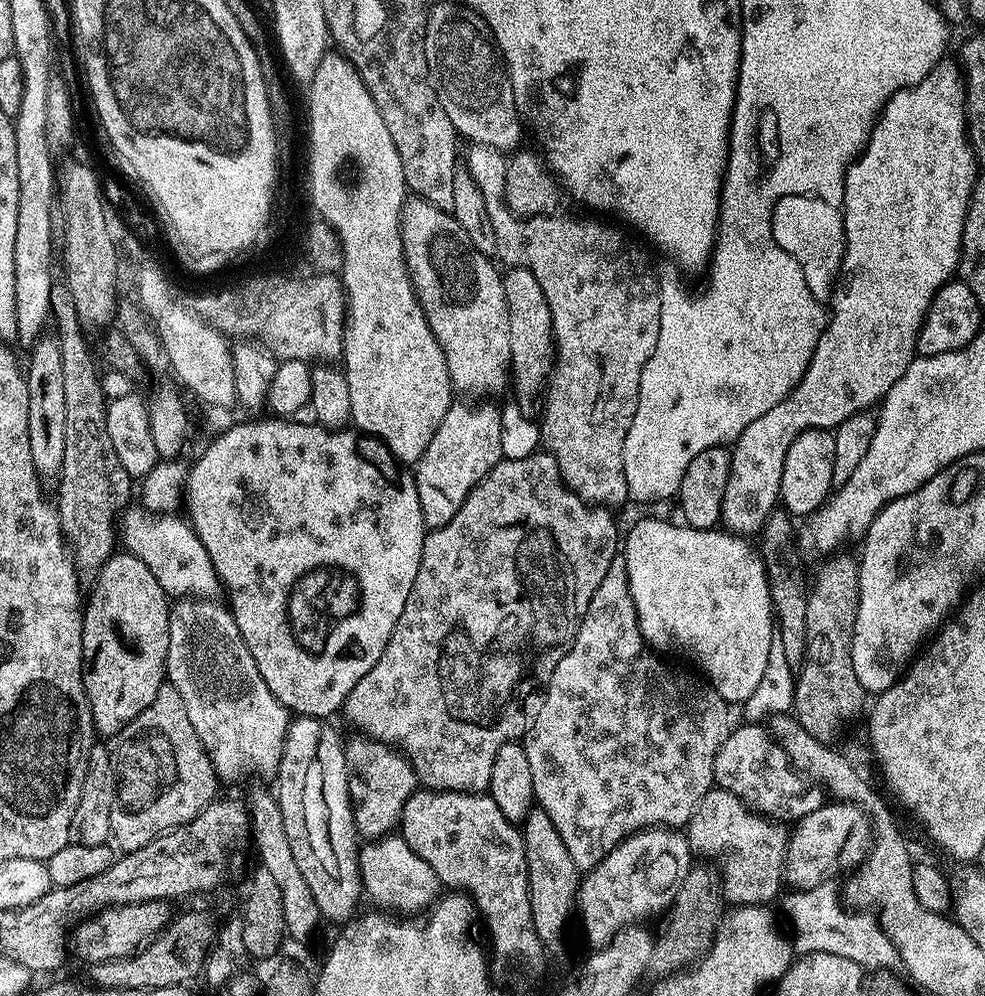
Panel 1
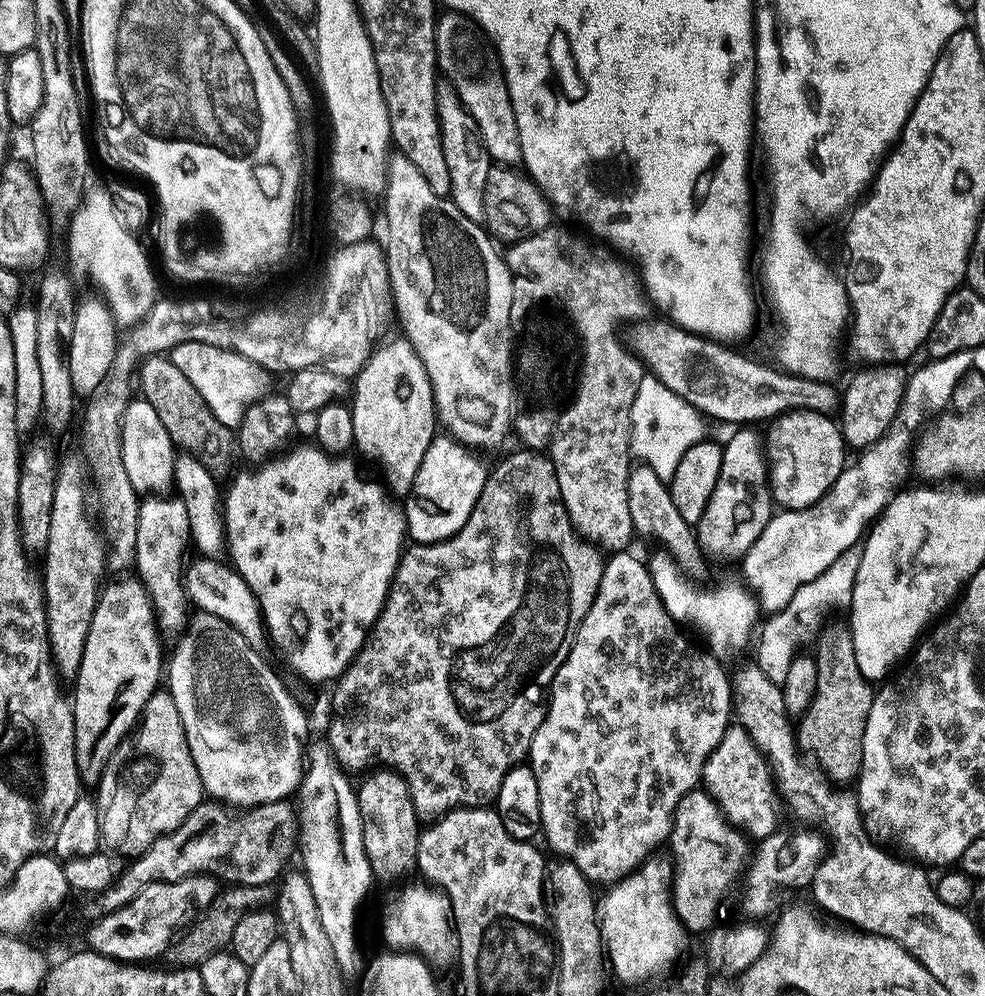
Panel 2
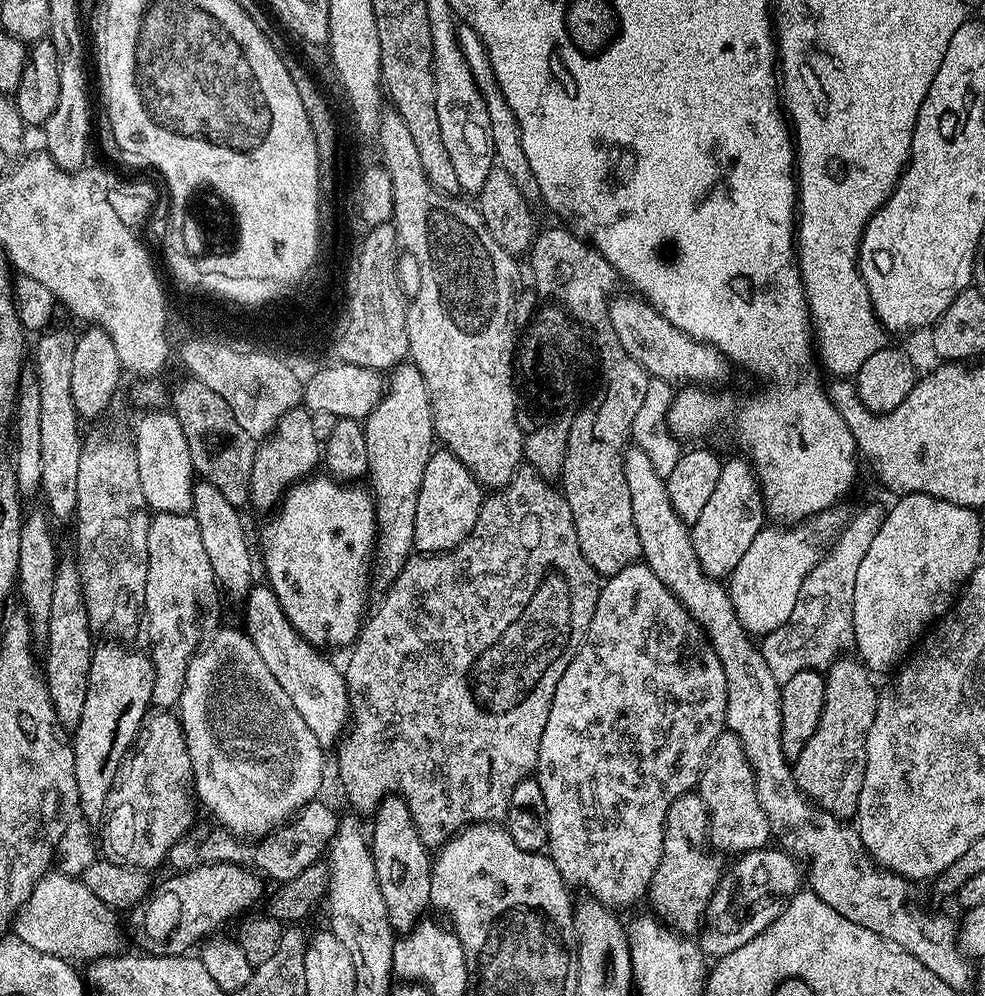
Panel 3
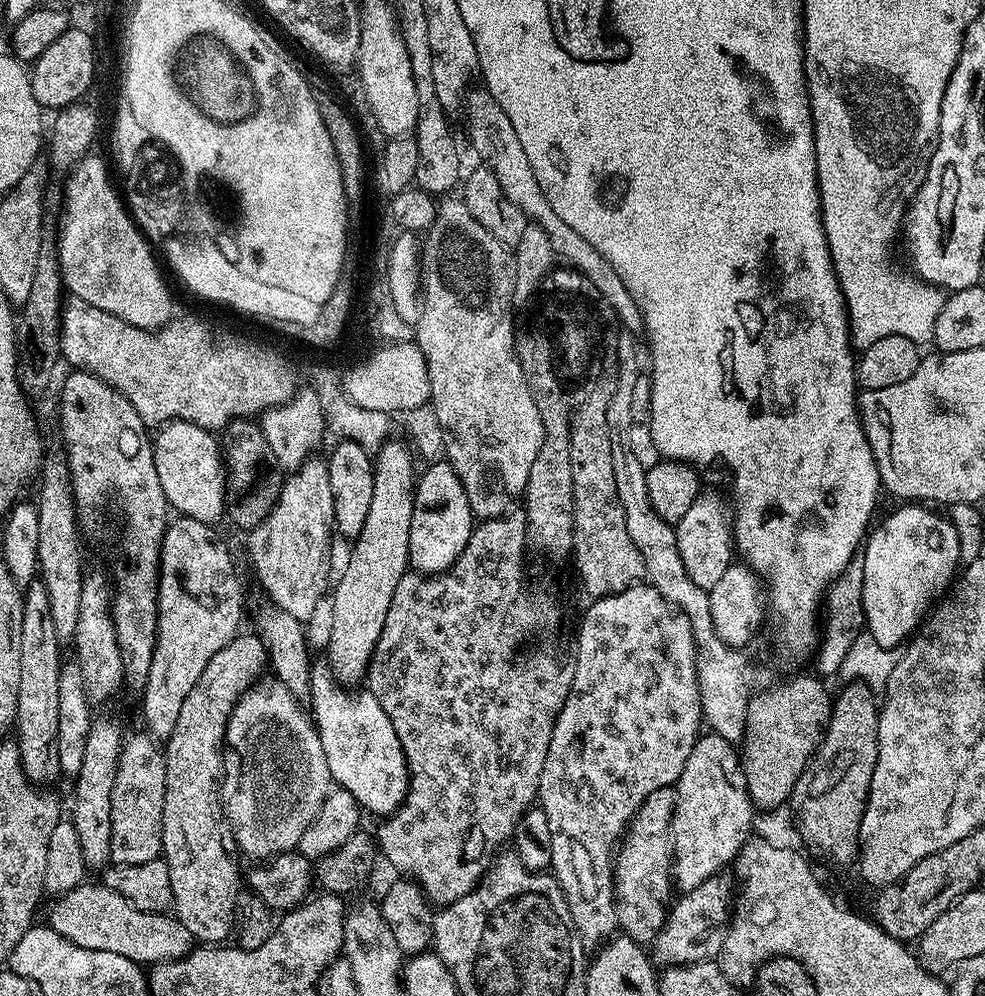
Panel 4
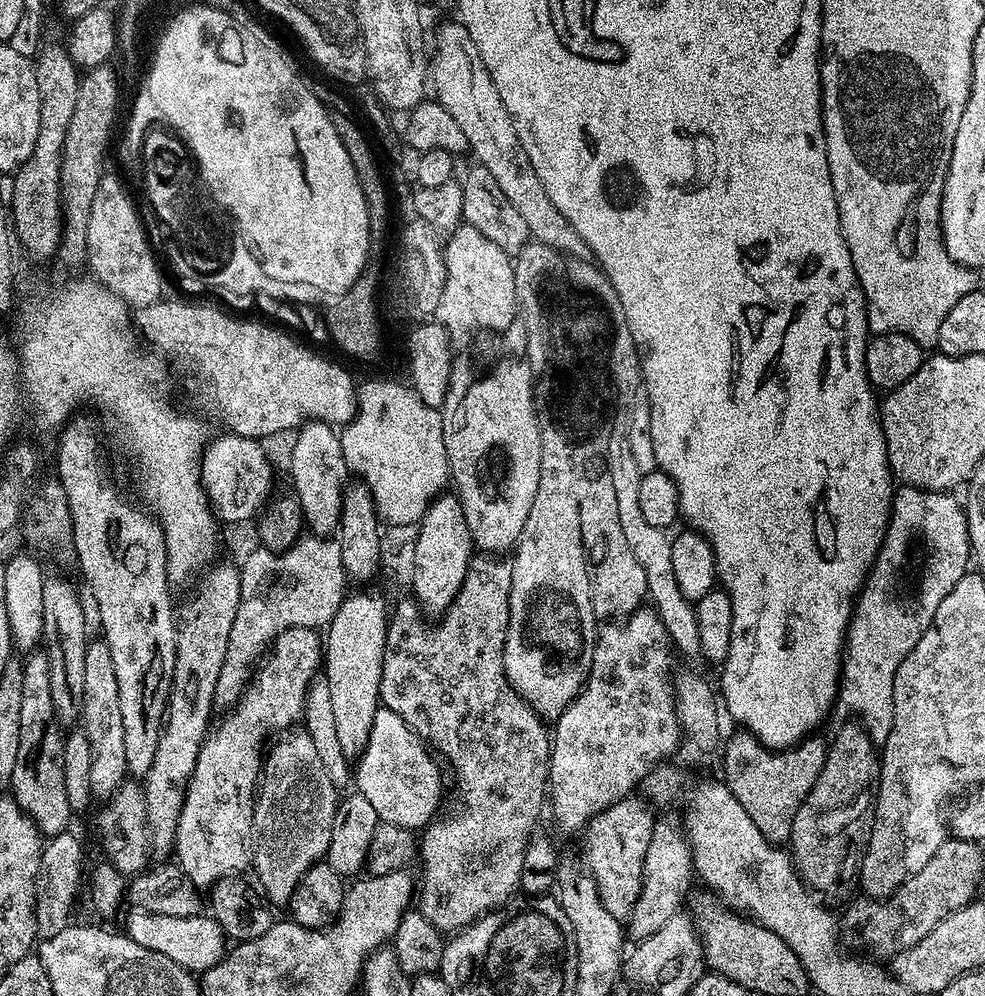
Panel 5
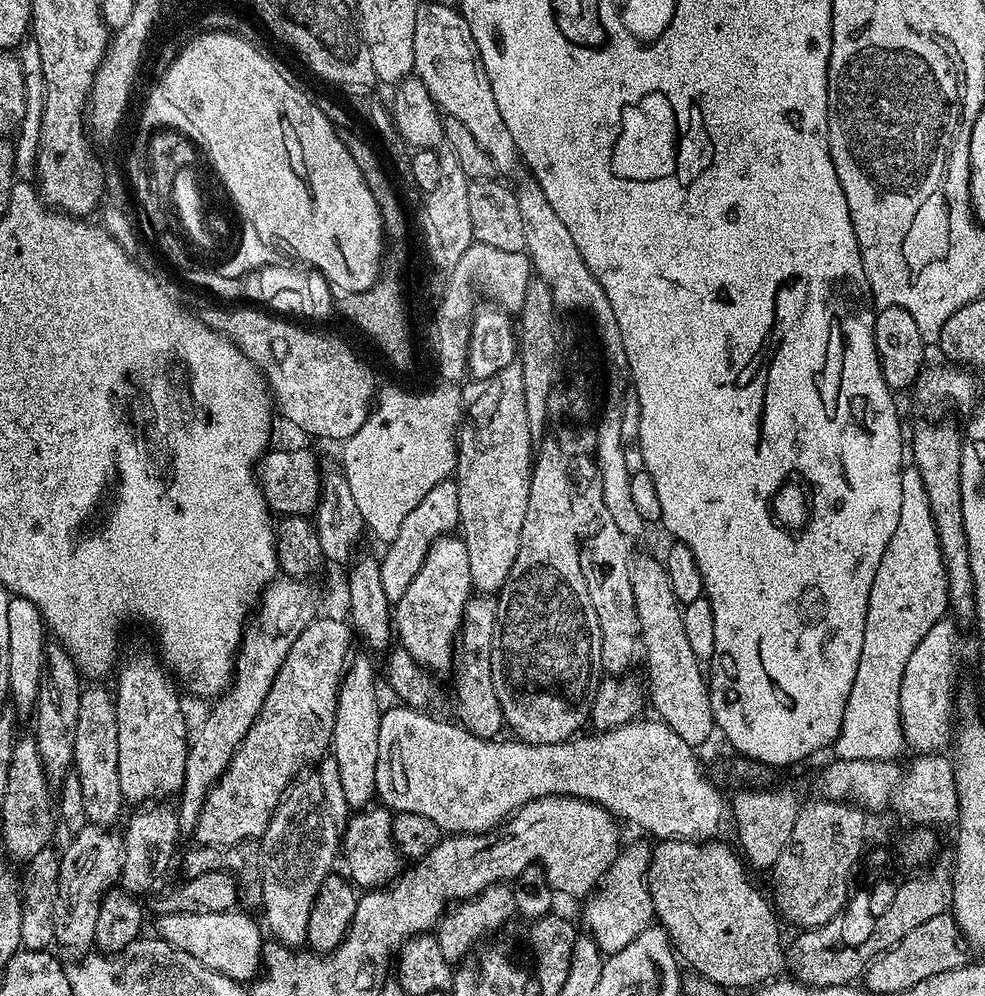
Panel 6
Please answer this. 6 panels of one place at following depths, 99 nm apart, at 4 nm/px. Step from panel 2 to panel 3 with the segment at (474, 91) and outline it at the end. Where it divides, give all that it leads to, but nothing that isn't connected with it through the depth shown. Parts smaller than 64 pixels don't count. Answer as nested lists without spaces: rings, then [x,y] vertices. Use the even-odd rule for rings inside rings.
[[[461,25],[457,32],[463,56],[475,76],[476,85],[479,86],[479,90],[487,104],[487,113],[490,114],[491,140],[495,163],[497,167],[506,170],[510,174],[511,180],[522,191],[522,196],[528,204],[536,208],[541,207],[543,200],[538,187],[538,178],[535,177],[534,172],[530,169],[530,162],[527,161],[526,152],[522,148],[521,128],[518,126],[518,120],[497,84],[497,79],[494,78],[493,67],[490,66],[489,54],[485,49],[485,44],[478,38],[477,32],[468,25]]]

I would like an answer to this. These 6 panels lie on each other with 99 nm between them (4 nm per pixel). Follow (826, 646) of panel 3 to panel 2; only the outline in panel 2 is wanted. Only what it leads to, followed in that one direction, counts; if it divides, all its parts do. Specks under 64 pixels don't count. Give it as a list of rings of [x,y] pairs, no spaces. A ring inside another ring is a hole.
[[[856,545],[834,560],[812,582],[800,586],[794,597],[781,611],[771,613],[765,624],[761,625],[756,643],[756,666],[772,684],[783,685],[786,680],[790,662],[798,654],[800,646],[813,643],[823,627],[828,612],[849,607],[853,598],[854,579],[857,578],[859,563],[862,560],[862,546]]]

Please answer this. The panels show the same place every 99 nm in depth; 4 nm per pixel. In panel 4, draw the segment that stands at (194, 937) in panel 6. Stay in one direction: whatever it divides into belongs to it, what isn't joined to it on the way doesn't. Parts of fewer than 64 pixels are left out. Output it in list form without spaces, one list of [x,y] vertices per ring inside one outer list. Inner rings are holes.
[[[100,882],[80,884],[74,890],[64,893],[53,904],[56,905],[53,906],[47,923],[59,936],[74,942],[74,946],[122,954],[122,958],[130,958],[141,966],[160,966],[165,962],[181,960],[194,947],[190,930],[186,930],[186,926],[182,926],[175,915],[138,910],[126,902],[122,894],[114,894],[114,890],[105,888]]]

